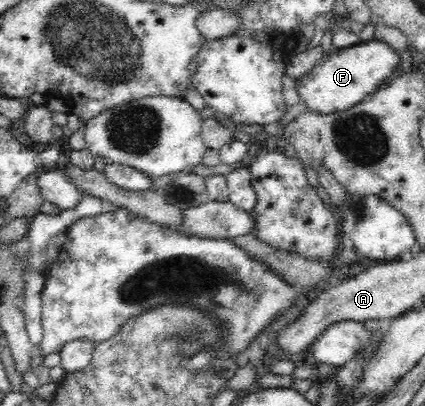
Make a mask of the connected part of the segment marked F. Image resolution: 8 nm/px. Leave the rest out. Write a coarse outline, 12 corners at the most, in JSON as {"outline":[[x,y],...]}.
{"outline":[[376,38],[333,49],[296,79],[321,114],[347,110],[398,75]]}

